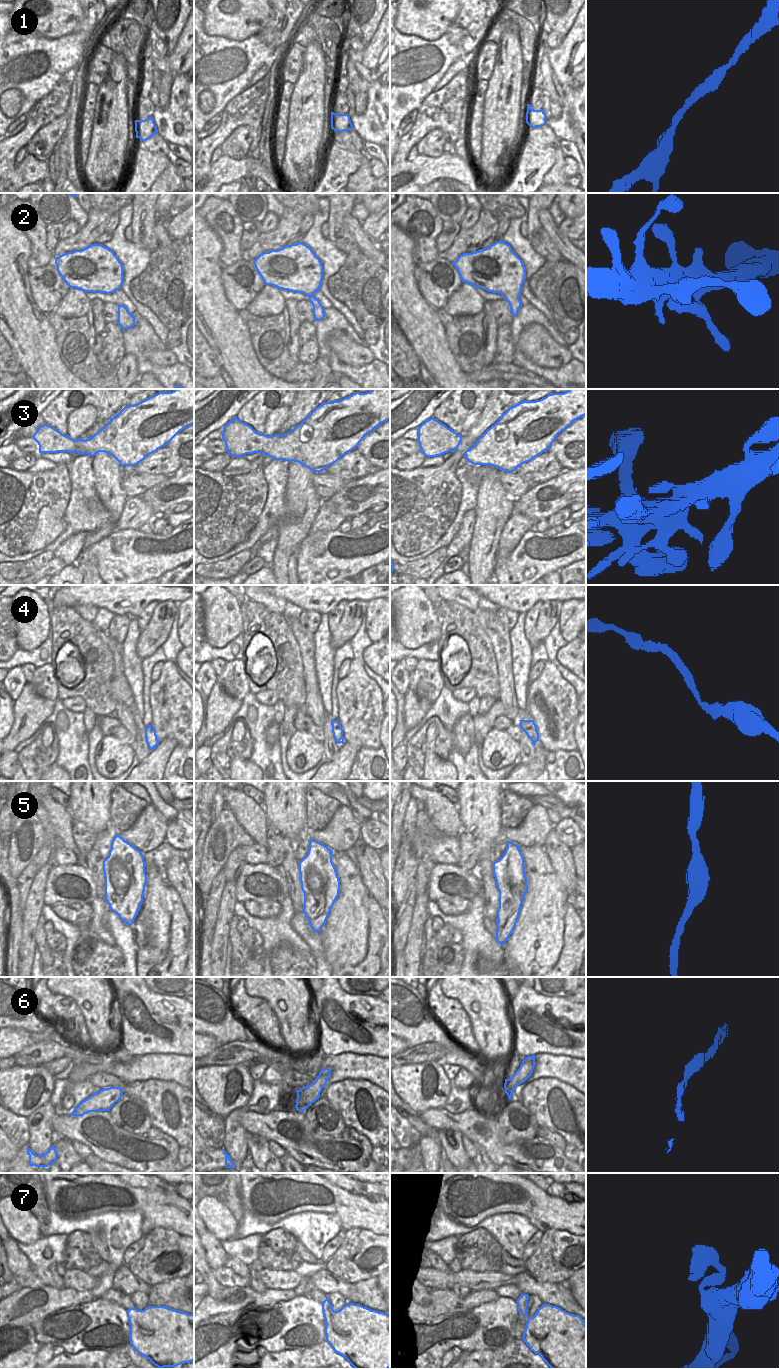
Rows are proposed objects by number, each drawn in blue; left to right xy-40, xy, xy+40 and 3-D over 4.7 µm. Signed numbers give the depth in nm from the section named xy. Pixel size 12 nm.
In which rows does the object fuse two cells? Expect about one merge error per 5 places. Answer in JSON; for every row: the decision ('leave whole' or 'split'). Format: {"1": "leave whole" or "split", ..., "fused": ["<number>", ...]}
{"1": "leave whole", "2": "leave whole", "3": "leave whole", "4": "leave whole", "5": "leave whole", "6": "leave whole", "7": "leave whole", "fused": []}

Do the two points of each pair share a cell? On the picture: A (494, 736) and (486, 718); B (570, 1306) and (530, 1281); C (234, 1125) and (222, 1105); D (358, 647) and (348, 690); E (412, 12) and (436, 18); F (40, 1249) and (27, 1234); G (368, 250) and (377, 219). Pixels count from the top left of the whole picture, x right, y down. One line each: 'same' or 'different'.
A: different
B: same
C: different
D: different
E: same
F: different
G: different

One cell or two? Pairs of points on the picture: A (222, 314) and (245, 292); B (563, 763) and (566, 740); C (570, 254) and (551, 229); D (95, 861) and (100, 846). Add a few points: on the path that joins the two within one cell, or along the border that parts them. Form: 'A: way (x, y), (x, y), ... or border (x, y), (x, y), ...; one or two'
A: border (221, 283), (225, 297), (237, 311); two
B: border (575, 749), (570, 751), (556, 750), (554, 752); two
C: way (567, 248), (556, 235); one
D: border (93, 848), (103, 860); two

